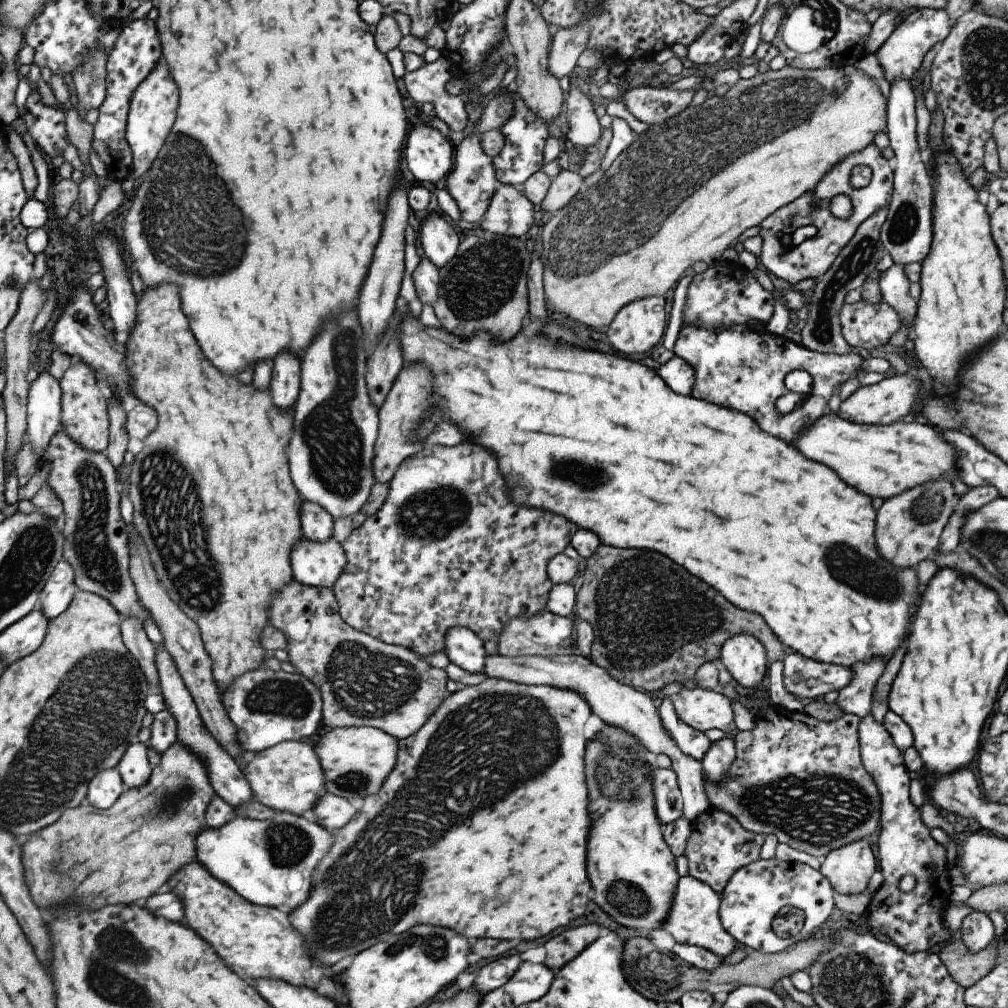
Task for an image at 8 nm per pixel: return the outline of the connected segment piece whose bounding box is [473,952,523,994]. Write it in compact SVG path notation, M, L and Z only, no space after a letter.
M514 953L500 959L493 959L481 968L473 985L482 993L486 994L498 987L504 986L523 963L520 954Z

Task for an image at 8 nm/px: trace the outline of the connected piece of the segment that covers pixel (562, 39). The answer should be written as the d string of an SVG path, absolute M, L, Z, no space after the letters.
M578 23L573 27L560 27L551 38L549 46L549 71L557 78L562 78L578 70L577 60L586 50L591 26Z

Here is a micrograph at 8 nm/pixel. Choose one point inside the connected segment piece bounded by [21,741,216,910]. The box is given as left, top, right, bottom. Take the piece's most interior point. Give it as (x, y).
(90, 858)

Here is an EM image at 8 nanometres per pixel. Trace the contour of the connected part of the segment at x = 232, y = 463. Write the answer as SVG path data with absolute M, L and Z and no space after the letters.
M160 283L153 287L144 285L142 295L137 302L136 324L132 332L129 332L130 336L126 343L125 365L131 378L131 393L140 402L152 406L158 412L158 426L146 436L144 448L135 455L129 466L129 469L132 468L132 472L129 472L129 496L133 504L133 524L137 533L144 539L157 577L164 585L166 592L182 609L182 612L198 625L203 645L213 660L212 670L215 683L219 690L224 692L234 678L265 665L266 650L262 648L260 635L262 629L269 624L268 604L275 597L276 590L294 579L289 556L292 545L302 537L299 521L302 498L289 473L287 446L293 432L295 407L279 409L273 403L269 388L260 390L253 385L253 382L238 382L236 374L232 376L230 373L223 373L206 358L182 310L181 290L177 284Z

